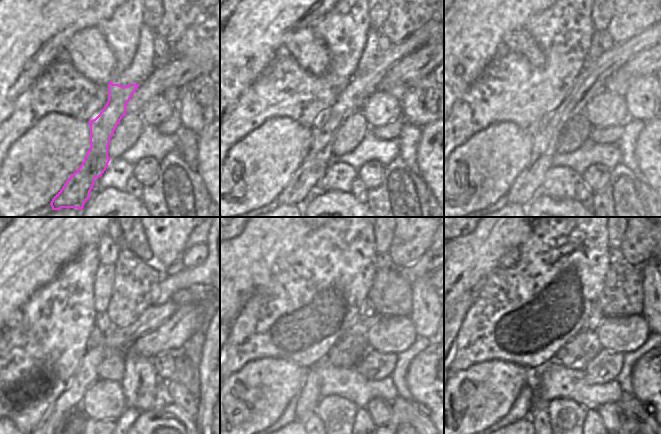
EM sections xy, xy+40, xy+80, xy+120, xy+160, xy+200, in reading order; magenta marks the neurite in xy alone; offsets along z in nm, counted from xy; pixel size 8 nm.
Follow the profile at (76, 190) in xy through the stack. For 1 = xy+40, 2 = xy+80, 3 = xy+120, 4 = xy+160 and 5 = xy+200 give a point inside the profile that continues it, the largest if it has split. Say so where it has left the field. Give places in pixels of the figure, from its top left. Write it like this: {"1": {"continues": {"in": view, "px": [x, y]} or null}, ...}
{"1": {"continues": {"in": "xy+40", "px": [303, 185]}}, "2": {"continues": {"in": "xy+80", "px": [591, 82]}}, "3": {"continues": {"in": "xy+120", "px": [79, 407]}}, "4": {"continues": {"in": "xy+160", "px": [309, 397]}}, "5": {"continues": {"in": "xy+200", "px": [583, 322]}}}

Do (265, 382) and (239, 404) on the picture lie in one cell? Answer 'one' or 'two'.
one

